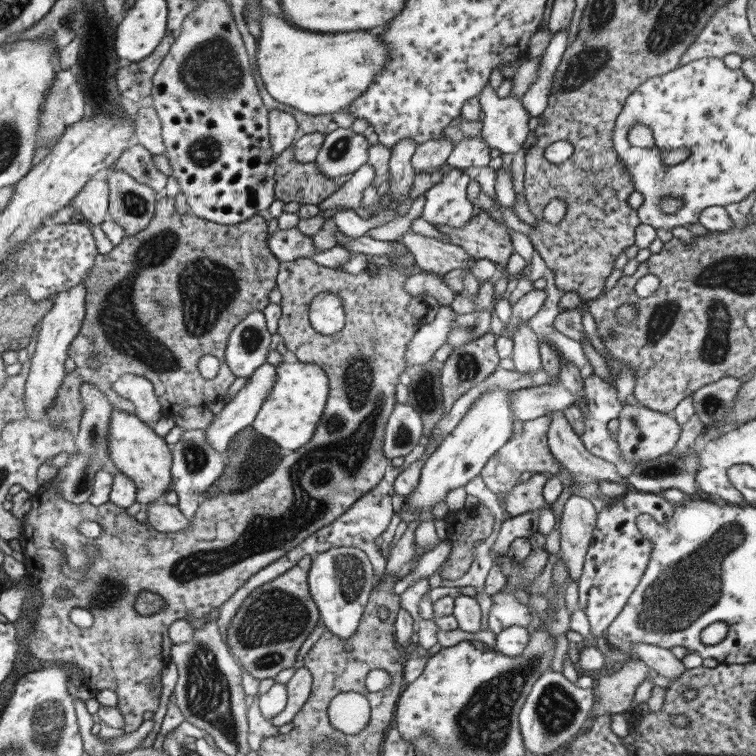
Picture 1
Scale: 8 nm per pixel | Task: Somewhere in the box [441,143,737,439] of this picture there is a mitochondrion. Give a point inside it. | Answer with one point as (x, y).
(662, 316)

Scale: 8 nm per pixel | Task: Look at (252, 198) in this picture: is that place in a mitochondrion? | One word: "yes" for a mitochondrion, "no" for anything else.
no

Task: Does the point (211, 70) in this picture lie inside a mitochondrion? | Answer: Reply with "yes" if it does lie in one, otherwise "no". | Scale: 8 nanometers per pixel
yes

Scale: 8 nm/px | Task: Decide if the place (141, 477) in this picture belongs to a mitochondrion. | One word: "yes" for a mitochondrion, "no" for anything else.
no

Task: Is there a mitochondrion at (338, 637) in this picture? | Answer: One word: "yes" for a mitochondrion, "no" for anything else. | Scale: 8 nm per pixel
no

